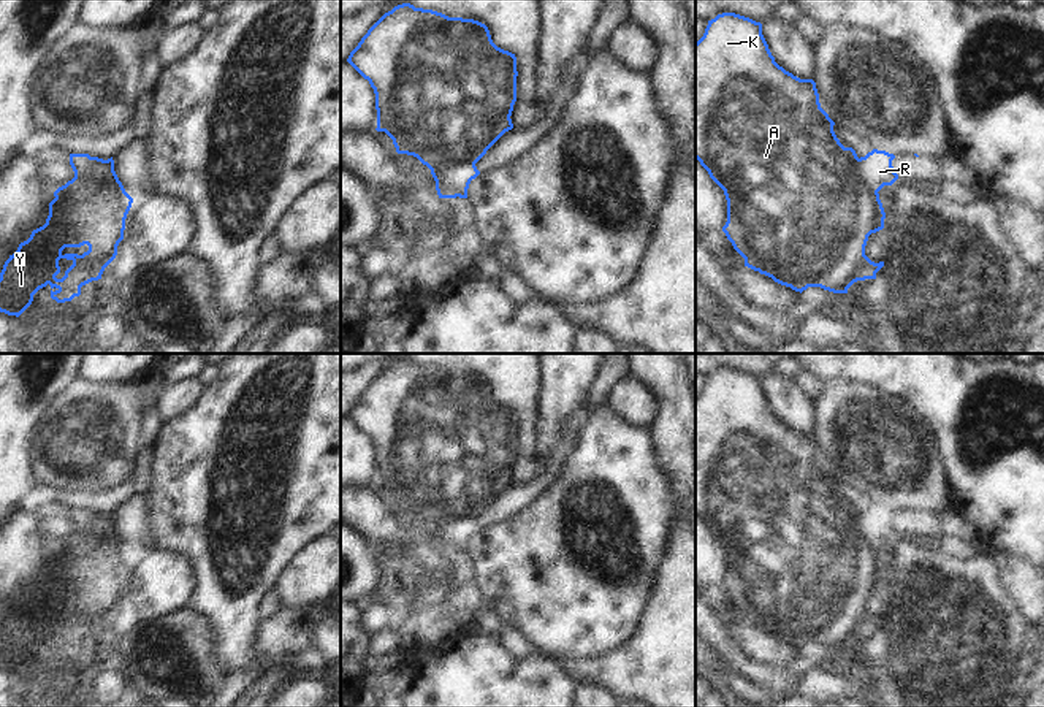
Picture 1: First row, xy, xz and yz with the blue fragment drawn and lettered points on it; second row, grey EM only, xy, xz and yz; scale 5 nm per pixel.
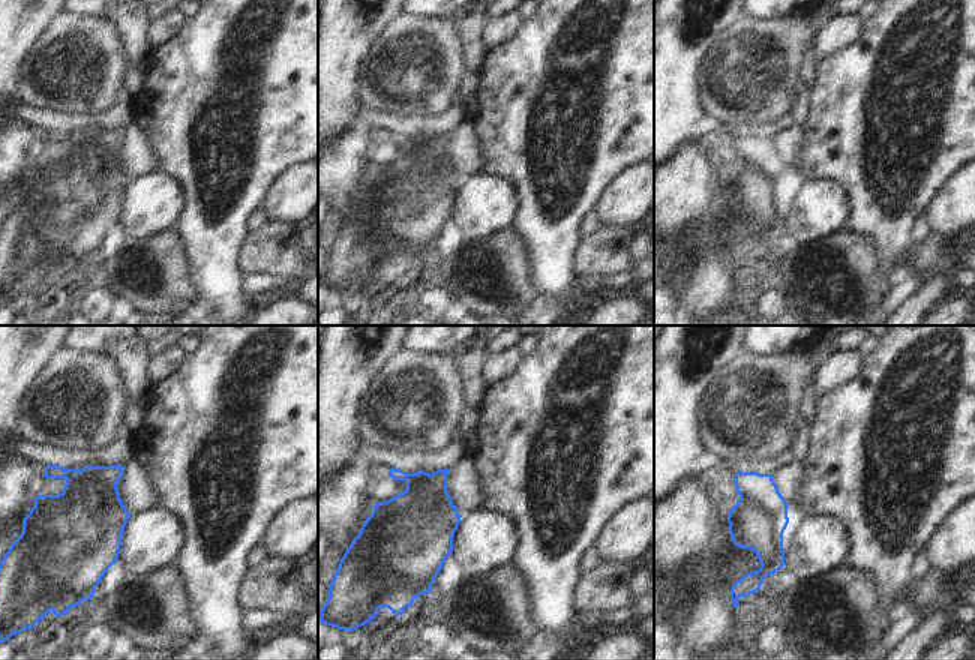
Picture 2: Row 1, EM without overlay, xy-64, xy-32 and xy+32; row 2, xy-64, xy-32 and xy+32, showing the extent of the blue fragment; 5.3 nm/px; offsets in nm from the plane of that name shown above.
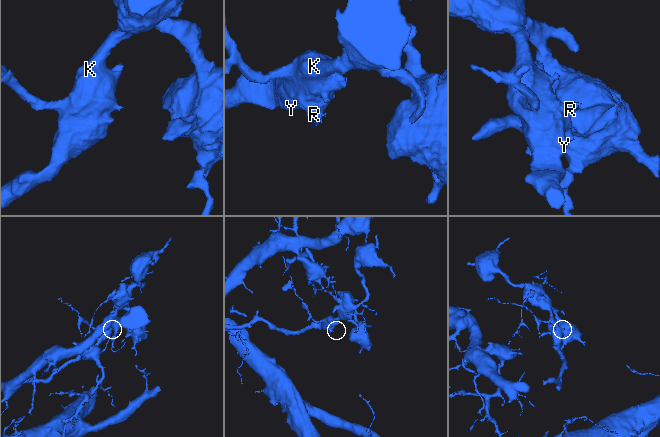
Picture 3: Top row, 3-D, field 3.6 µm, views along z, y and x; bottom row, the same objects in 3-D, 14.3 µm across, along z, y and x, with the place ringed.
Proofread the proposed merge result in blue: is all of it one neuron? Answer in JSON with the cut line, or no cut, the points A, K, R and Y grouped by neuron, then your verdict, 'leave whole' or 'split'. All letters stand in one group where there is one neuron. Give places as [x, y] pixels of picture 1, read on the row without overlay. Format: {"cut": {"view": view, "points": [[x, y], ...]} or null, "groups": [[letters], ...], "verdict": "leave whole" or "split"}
{"cut": null, "groups": [["A", "K", "R", "Y"]], "verdict": "leave whole"}

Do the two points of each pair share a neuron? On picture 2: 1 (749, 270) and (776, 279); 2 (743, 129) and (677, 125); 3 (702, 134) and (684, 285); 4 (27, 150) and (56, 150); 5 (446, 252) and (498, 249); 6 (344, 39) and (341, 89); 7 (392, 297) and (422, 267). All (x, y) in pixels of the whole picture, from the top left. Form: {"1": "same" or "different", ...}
{"1": "different", "2": "different", "3": "same", "4": "same", "5": "same", "6": "same", "7": "same"}

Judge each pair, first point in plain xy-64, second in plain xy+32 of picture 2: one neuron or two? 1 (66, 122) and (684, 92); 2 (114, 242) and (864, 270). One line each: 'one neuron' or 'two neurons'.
1: two neurons
2: one neuron

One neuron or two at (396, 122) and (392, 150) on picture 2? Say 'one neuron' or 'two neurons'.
two neurons

